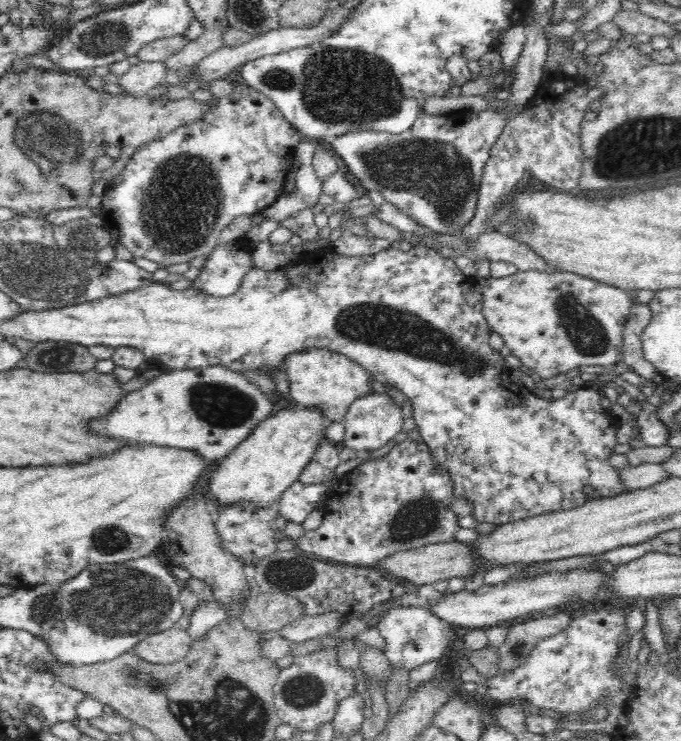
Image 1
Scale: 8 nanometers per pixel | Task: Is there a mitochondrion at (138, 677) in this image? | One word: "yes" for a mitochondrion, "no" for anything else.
yes

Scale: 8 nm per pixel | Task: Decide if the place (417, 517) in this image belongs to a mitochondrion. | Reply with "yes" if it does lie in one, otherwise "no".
yes

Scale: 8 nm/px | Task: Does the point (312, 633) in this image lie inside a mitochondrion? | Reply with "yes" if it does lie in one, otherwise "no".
no

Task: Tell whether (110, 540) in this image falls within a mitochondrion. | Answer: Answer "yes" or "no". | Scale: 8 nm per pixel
yes

